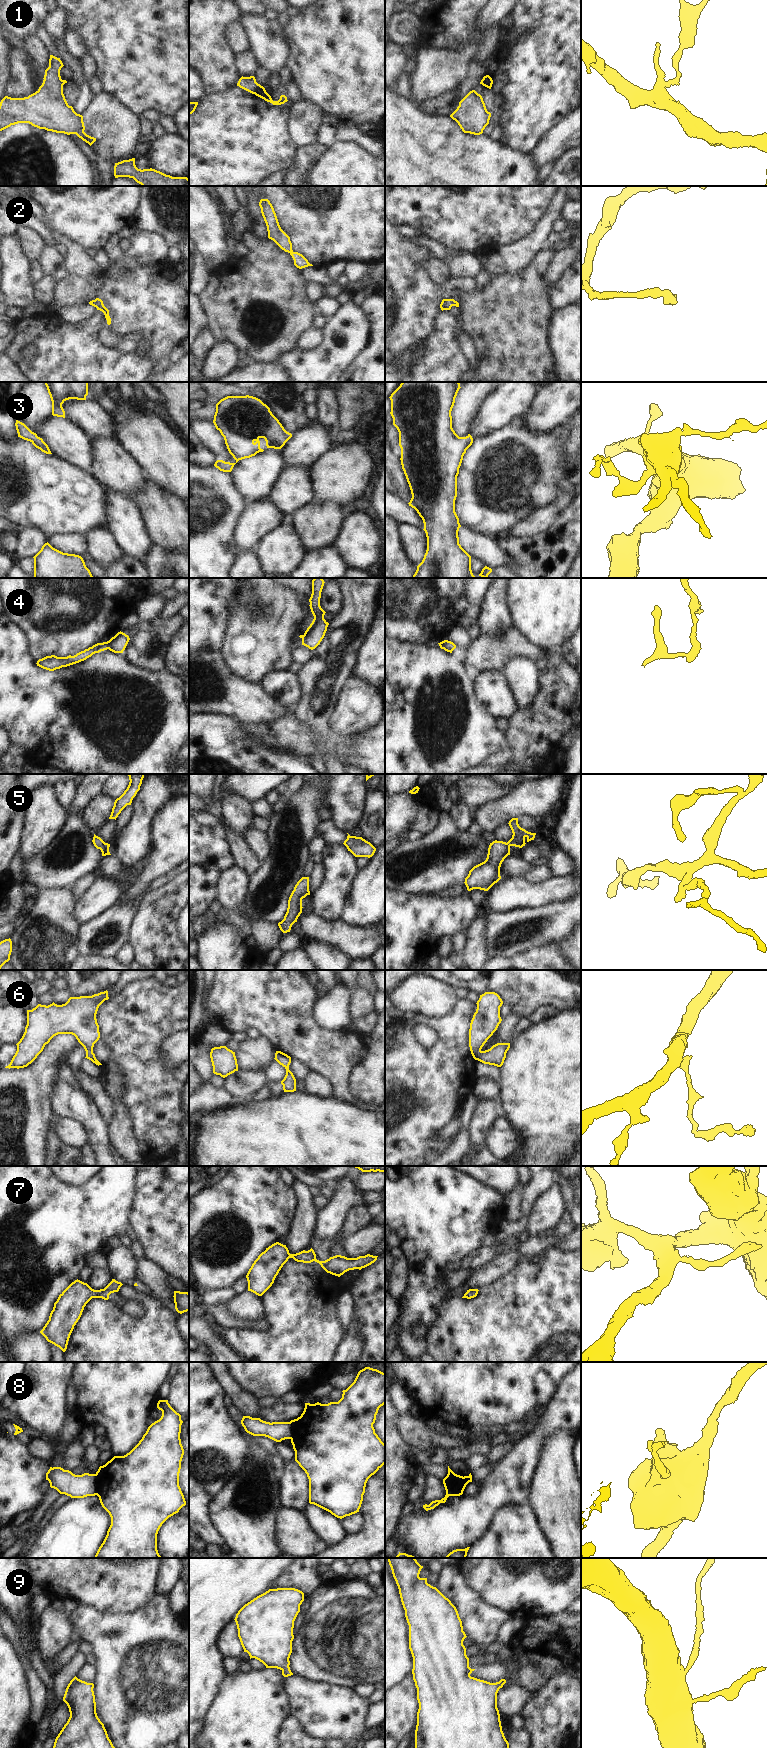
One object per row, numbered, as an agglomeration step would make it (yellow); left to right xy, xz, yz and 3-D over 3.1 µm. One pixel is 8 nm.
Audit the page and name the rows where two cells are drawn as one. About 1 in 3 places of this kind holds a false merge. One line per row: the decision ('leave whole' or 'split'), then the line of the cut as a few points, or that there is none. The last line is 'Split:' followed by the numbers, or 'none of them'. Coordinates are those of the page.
1: split | xz (260, 85), (254, 93)
2: leave whole | no cut
3: leave whole | no cut
4: split | xy (106, 642), (109, 648)
5: leave whole | no cut
6: leave whole | no cut
7: leave whole | no cut
8: split | xy (95, 1474), (97, 1494)
9: leave whole | no cut
Split: 1, 4, 8

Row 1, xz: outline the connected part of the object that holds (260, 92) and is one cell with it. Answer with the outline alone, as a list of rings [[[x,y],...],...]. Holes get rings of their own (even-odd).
[[[263,86],[257,88],[257,90],[255,91],[255,95],[264,99],[267,102],[272,103],[273,105],[281,105],[288,101],[285,95],[281,95],[278,101],[273,101],[271,96],[266,92]]]

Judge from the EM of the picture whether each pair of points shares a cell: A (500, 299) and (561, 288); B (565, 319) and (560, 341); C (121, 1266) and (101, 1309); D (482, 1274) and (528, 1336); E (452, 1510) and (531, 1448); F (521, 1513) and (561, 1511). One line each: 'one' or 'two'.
A: two
B: one
C: two
D: two
E: one
F: two

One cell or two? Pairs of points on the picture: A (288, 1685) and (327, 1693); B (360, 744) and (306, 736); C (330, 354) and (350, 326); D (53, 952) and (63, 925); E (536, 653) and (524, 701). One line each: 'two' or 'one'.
A: one
B: one
C: one
D: one
E: two

